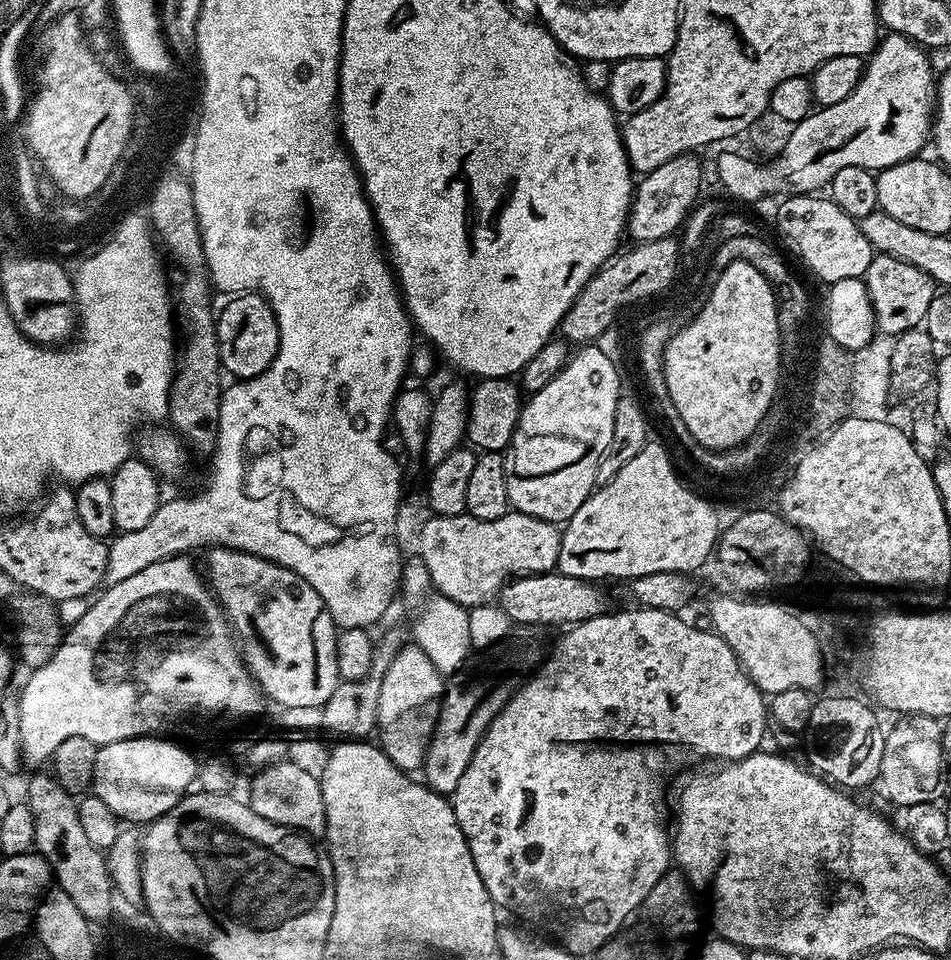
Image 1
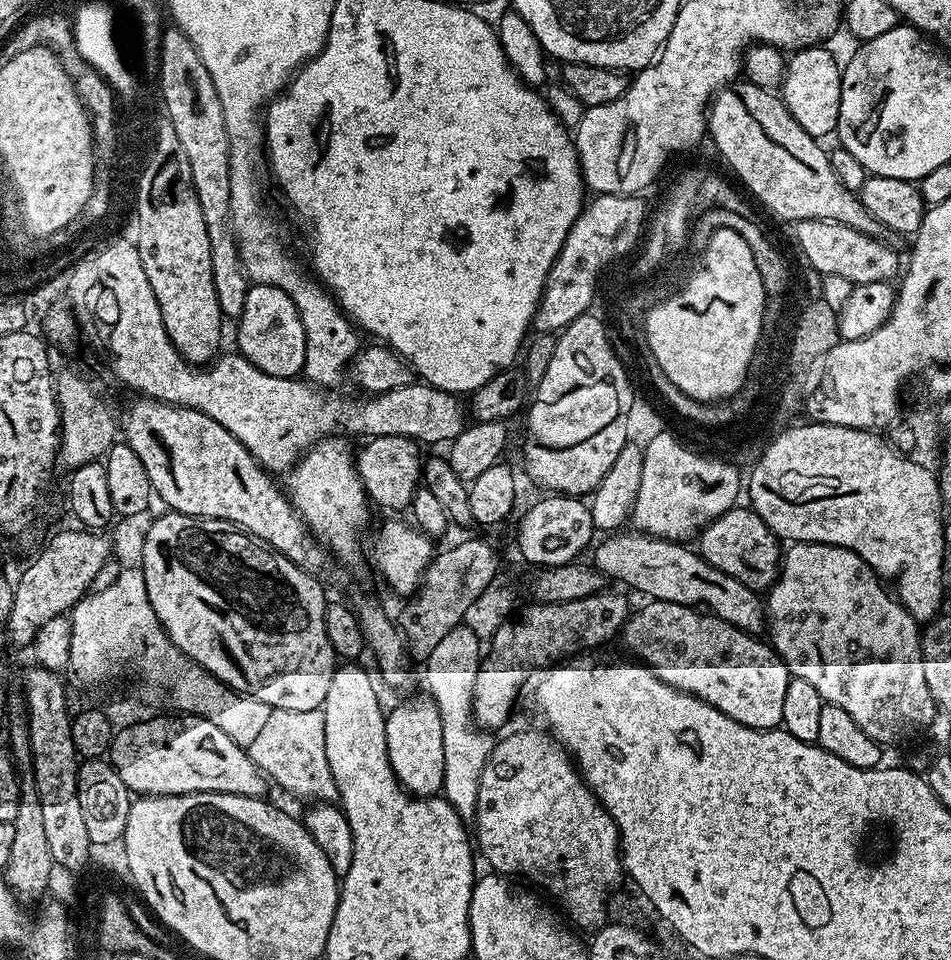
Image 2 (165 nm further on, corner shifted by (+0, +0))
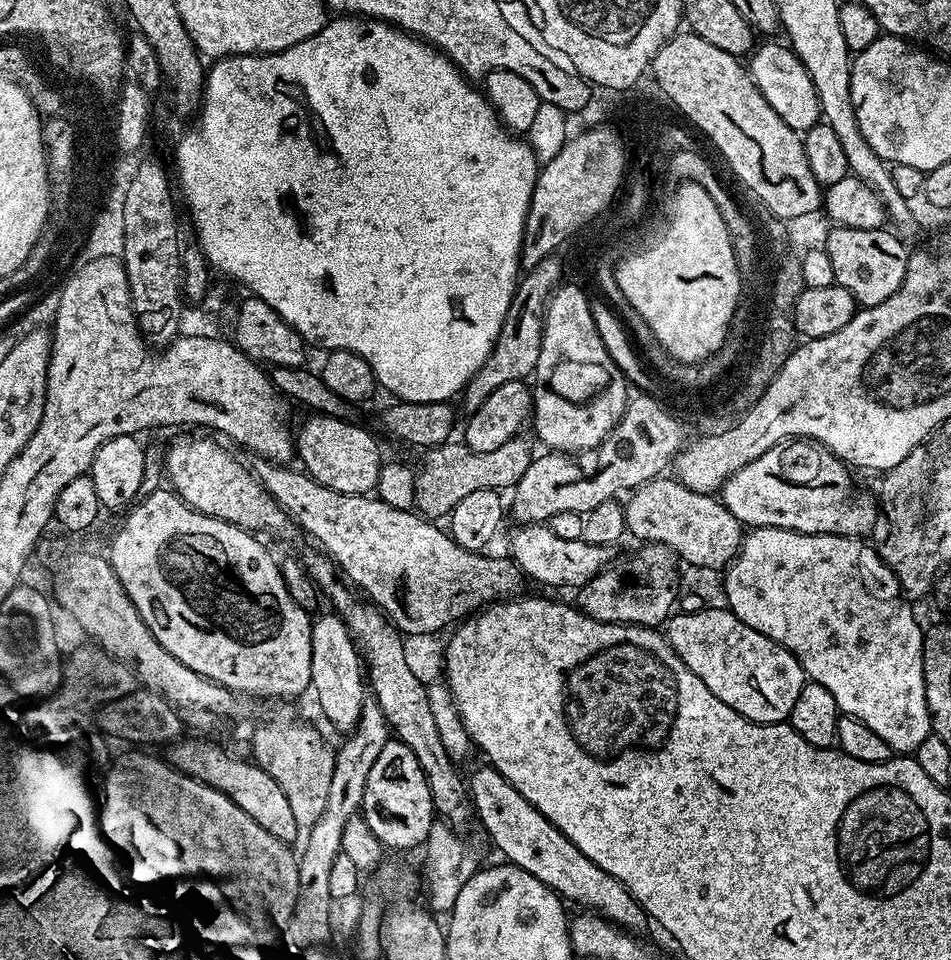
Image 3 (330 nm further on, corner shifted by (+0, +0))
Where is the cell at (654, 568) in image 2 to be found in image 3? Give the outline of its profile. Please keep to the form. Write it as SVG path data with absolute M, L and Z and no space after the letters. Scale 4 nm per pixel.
M533 522L515 529L512 536L511 559L515 560L521 572L529 581L549 584L552 588L573 588L579 590L613 563L612 548L588 544L585 540L558 538L551 526L544 522Z

